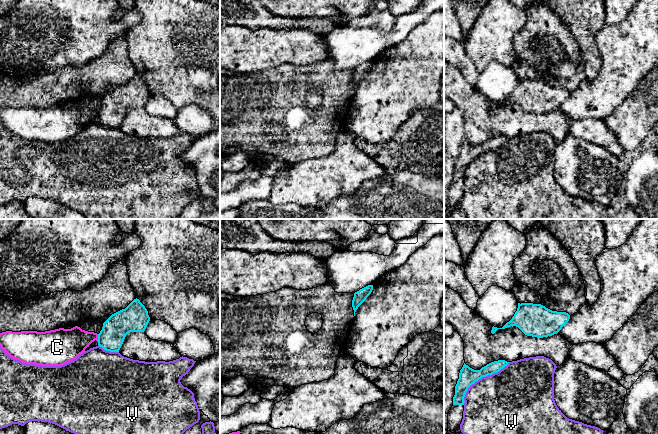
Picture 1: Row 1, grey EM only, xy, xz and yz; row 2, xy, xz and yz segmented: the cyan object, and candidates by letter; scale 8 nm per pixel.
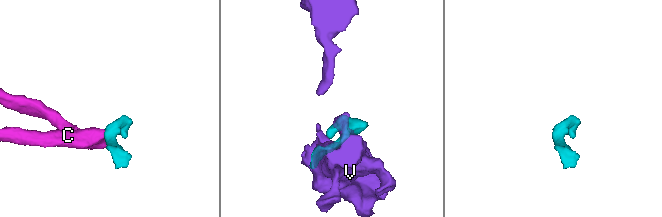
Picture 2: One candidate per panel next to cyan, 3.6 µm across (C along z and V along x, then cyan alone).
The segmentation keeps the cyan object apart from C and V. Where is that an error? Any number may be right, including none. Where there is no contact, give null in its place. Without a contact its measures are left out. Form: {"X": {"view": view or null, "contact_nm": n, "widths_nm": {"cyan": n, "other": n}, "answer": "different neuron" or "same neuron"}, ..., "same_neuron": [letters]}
{"C": {"view": "xy", "contact_nm": 60, "widths_nm": {"cyan": 200, "other": 240}, "answer": "different neuron"}, "V": {"view": "yz", "contact_nm": 500, "widths_nm": {"cyan": 140, "other": 480}, "answer": "different neuron"}, "same_neuron": []}

